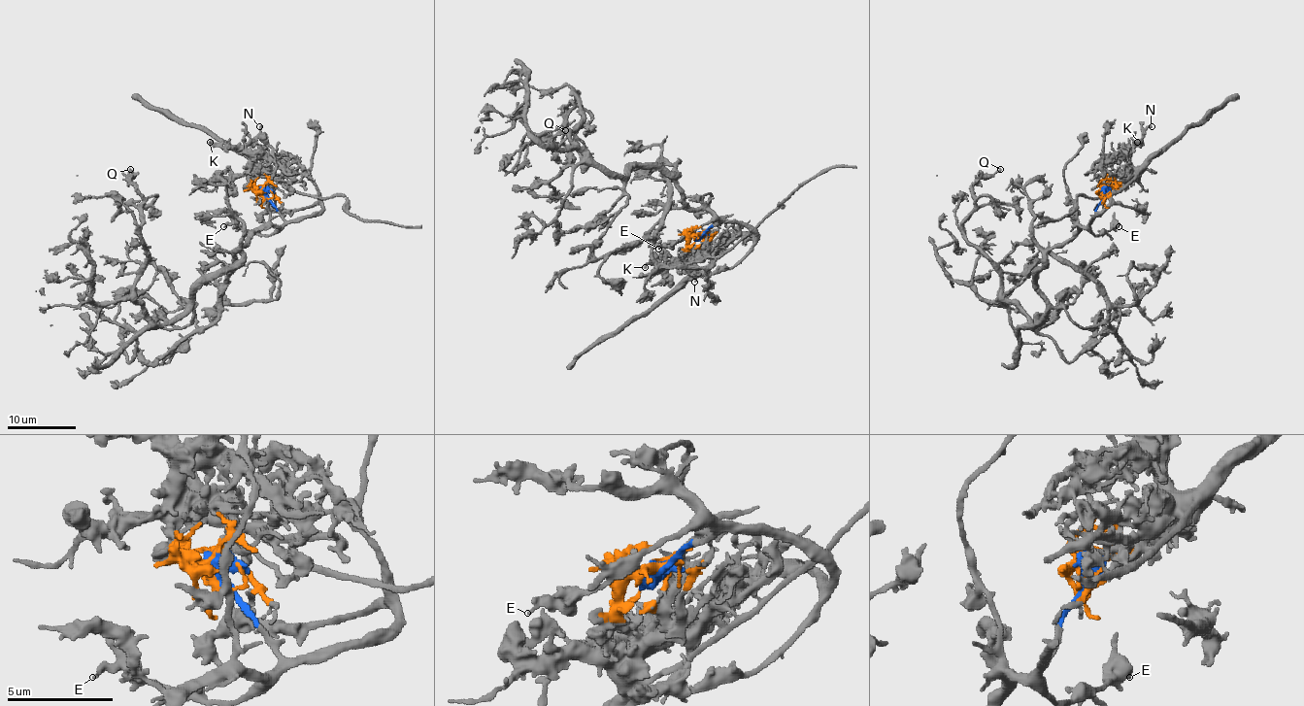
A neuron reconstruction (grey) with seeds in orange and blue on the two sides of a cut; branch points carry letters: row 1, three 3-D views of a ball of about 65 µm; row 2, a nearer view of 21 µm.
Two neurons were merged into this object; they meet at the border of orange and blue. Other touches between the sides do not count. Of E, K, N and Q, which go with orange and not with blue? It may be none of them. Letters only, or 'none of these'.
K, N

